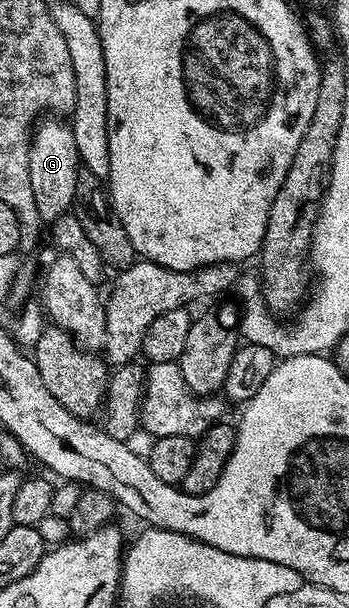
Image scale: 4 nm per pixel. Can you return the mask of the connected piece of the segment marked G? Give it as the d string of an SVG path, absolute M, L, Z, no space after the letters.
M60 119L48 120L52 121L41 120L31 134L28 166L30 167L30 191L34 191L34 207L38 207L40 220L44 223L55 223L71 210L74 183L78 181L78 171L82 166L70 125Z

